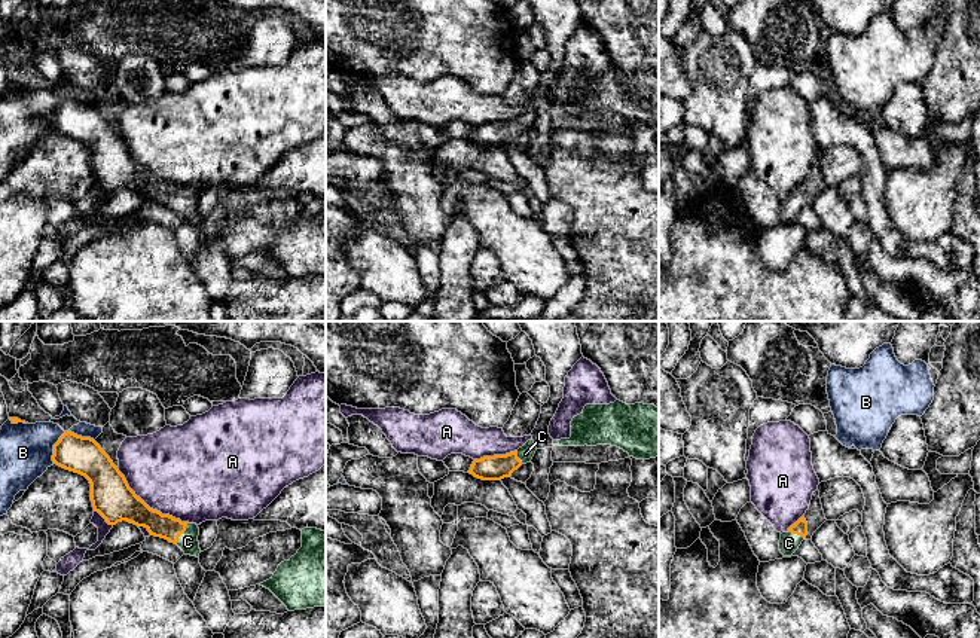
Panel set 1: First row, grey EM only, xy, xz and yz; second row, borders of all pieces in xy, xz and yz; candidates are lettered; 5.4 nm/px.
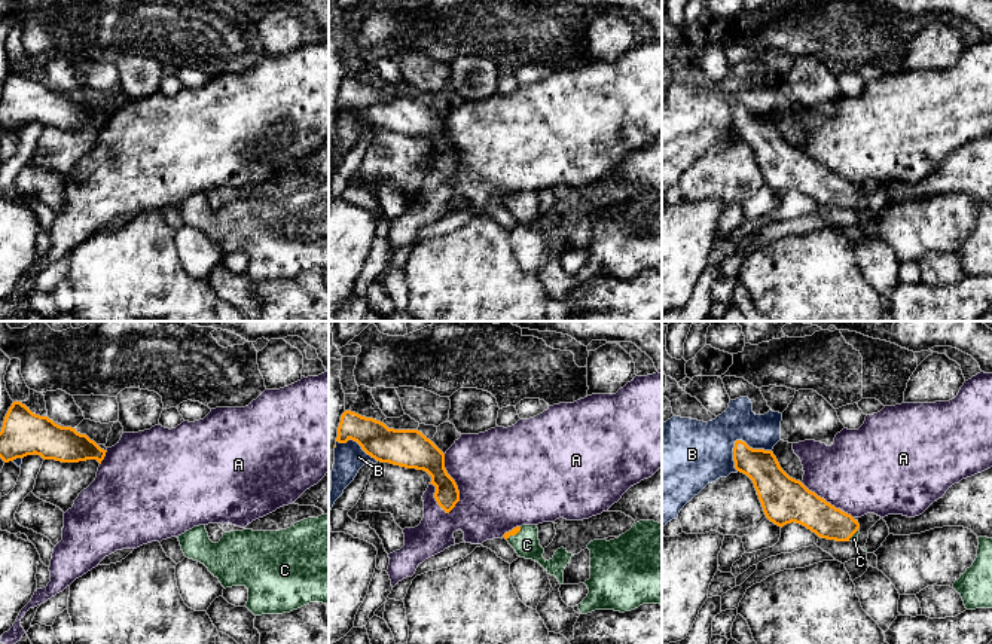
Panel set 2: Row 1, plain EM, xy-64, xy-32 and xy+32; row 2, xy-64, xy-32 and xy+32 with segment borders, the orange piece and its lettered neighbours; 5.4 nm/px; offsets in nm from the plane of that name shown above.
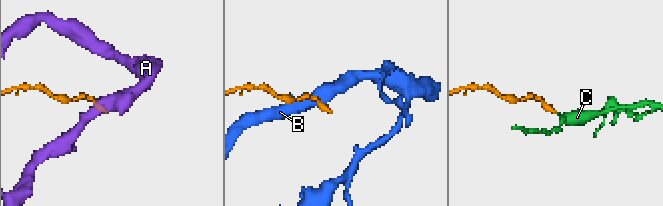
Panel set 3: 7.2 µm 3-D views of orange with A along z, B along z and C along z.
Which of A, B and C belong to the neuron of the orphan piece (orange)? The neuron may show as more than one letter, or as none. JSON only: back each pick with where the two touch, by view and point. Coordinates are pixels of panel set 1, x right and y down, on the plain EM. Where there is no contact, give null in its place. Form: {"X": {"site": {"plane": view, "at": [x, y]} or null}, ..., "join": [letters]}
{"C": {"site": {"plane": "xy", "at": [183, 198]}}, "join": ["C"]}

